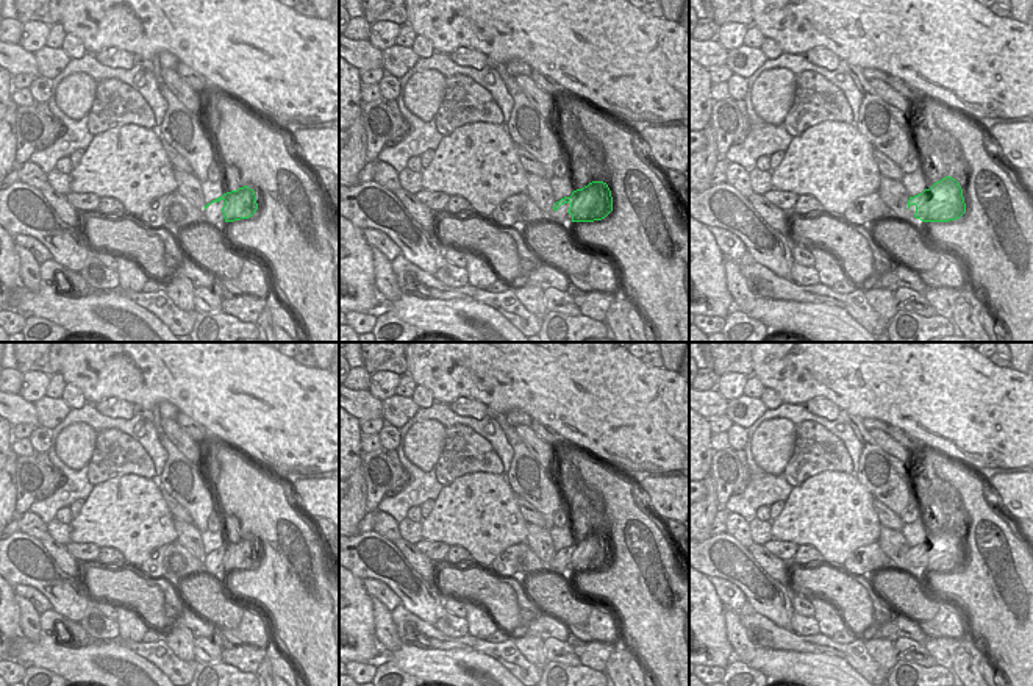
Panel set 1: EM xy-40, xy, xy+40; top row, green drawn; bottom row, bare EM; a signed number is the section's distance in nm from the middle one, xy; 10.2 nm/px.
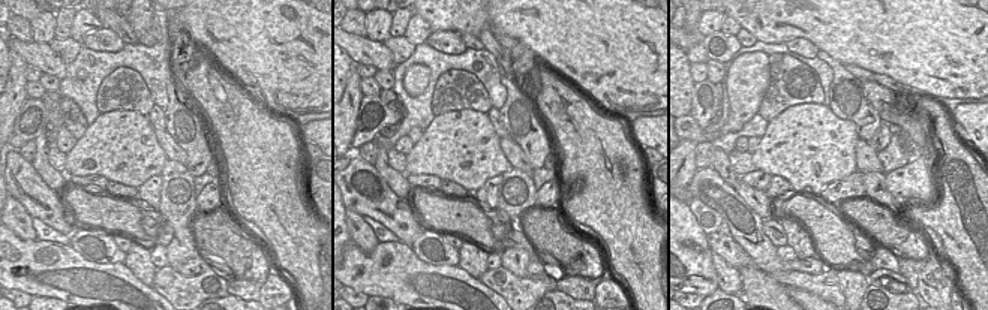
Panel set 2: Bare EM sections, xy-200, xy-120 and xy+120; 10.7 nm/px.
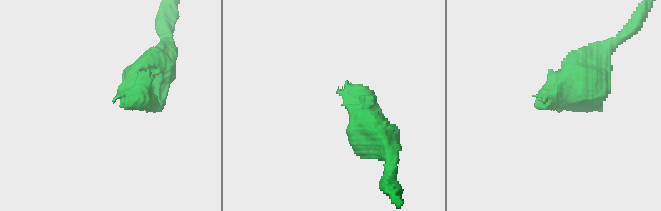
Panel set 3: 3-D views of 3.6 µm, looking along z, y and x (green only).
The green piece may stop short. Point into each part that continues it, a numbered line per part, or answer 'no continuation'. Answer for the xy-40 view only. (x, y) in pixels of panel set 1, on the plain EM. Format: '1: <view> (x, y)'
1: xy-40 (213, 564)

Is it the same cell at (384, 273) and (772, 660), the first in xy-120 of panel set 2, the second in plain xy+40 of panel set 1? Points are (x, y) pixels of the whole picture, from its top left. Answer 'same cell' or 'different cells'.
same cell

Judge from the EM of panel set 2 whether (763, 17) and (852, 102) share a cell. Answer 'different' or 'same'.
different

